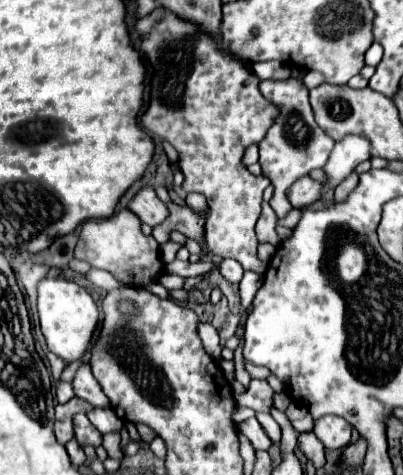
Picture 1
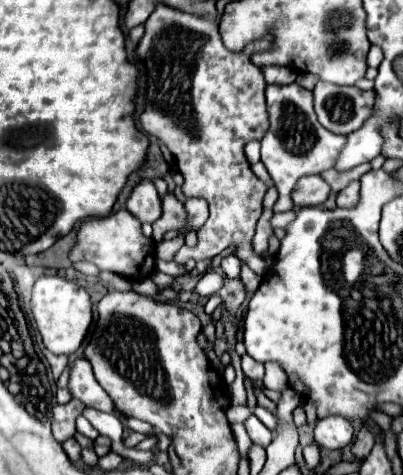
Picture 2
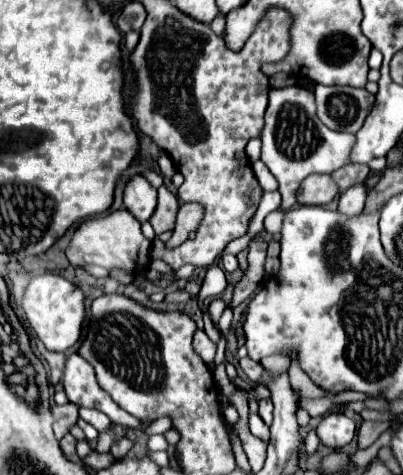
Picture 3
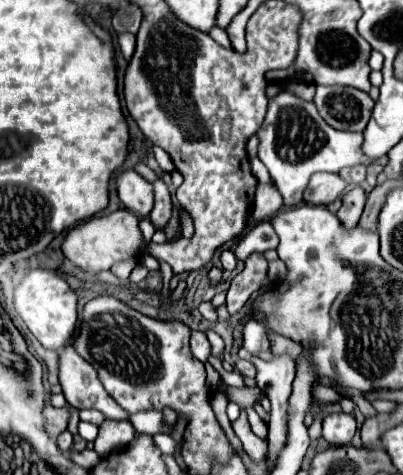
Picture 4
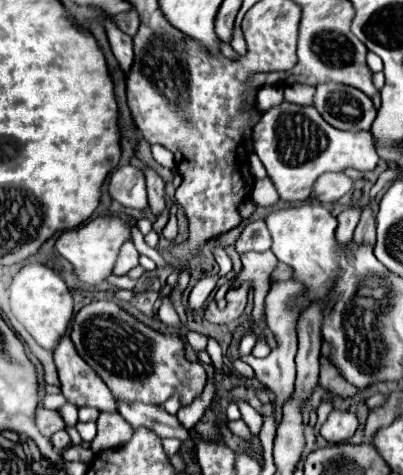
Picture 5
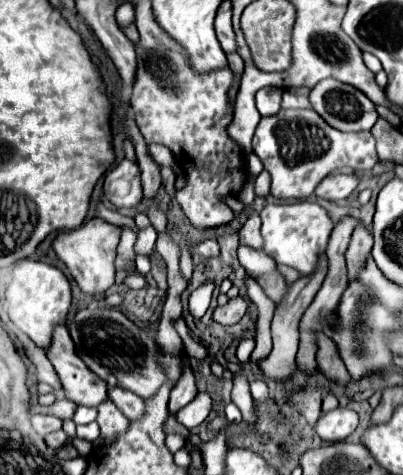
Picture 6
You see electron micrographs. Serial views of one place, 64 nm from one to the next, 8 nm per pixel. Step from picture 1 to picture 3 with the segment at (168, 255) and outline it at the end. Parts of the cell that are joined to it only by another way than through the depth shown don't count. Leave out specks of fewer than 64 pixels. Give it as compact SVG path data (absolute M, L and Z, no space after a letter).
M188 202L180 206L178 218L176 218L176 228L172 238L166 242L166 248L176 248L180 246L190 232L196 232L196 226L200 226L200 220L204 216L204 206L196 204L196 202Z

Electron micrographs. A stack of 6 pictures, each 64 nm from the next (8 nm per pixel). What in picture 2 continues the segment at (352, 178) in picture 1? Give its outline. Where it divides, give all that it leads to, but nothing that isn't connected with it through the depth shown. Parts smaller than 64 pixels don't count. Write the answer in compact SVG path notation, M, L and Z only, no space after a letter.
M352 180L344 190L338 192L336 204L340 208L352 208L352 206L356 206L356 202L358 202L358 190L360 190L360 182Z

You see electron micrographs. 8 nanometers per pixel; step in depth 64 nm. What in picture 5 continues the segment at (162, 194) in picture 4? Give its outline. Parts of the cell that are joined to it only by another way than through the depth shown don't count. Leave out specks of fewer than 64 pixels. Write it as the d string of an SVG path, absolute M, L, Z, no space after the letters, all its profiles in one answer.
M146 168L144 176L146 176L146 186L148 186L150 210L152 210L154 216L160 216L168 208L168 204L166 204L166 192L164 192L164 180L152 168Z

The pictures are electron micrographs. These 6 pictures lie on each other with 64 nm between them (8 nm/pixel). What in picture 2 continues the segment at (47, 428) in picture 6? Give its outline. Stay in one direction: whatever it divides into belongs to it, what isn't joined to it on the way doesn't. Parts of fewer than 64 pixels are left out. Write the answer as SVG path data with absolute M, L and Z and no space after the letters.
M72 398L72 400L70 400L68 404L64 404L64 406L54 406L52 434L54 434L54 438L56 438L58 442L64 442L64 440L68 440L68 438L74 436L74 430L76 430L74 420L76 420L78 414L82 414L84 408L86 408L86 406L84 406L80 400L76 400L76 398Z

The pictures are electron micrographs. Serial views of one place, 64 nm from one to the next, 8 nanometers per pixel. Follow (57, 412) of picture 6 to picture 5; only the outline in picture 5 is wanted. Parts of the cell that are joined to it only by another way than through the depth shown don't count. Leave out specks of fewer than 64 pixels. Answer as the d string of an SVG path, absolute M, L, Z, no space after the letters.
M64 404L64 406L60 408L60 414L62 414L66 426L74 426L74 424L78 422L78 408L72 406L72 404Z

